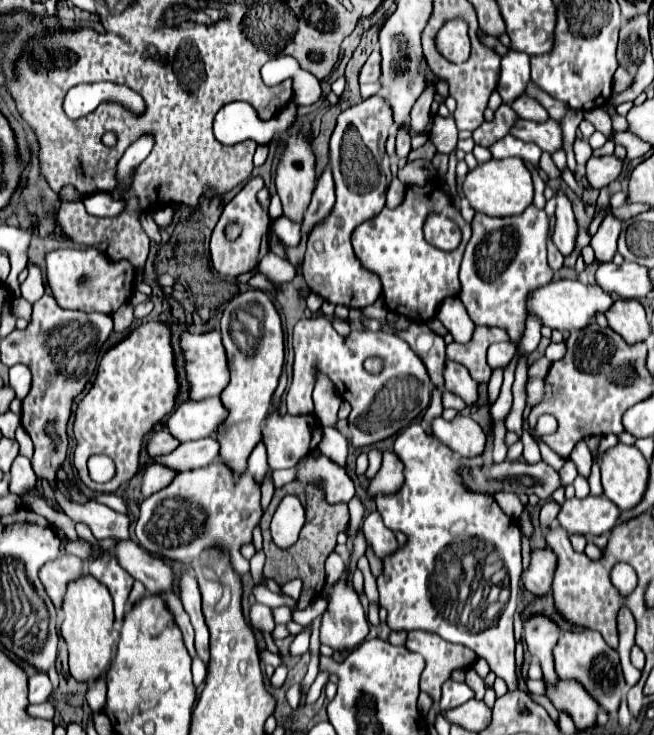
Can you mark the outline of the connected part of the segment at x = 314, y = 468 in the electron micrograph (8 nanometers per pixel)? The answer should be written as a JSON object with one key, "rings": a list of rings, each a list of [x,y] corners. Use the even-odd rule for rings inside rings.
{"rings":[[[307,456],[305,462],[301,464],[297,480],[305,480],[305,482],[315,480],[323,484],[329,504],[339,504],[339,502],[347,504],[355,496],[355,486],[349,474],[337,462],[325,456],[319,458]]]}

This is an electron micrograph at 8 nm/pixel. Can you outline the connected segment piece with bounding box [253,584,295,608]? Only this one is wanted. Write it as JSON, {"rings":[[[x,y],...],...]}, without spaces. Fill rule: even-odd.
{"rings":[[[259,584],[259,586],[253,586],[253,596],[255,596],[255,600],[257,602],[261,602],[261,604],[265,604],[265,606],[269,606],[269,608],[275,608],[275,606],[295,606],[295,600],[291,600],[289,596],[281,596],[281,594],[273,594],[267,586],[263,586],[263,584]]]}

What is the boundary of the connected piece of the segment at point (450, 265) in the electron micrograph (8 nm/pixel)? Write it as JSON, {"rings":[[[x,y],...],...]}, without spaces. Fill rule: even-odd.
{"rings":[[[429,180],[425,186],[411,184],[397,208],[383,208],[375,218],[359,224],[353,232],[353,248],[363,268],[379,276],[387,308],[399,316],[409,318],[411,322],[427,322],[437,314],[437,308],[445,298],[459,296],[459,266],[469,238],[471,224],[465,222],[459,208],[453,206],[451,196],[443,190],[441,180]],[[431,210],[441,212],[459,224],[463,240],[455,252],[443,252],[425,242],[423,222]]]}

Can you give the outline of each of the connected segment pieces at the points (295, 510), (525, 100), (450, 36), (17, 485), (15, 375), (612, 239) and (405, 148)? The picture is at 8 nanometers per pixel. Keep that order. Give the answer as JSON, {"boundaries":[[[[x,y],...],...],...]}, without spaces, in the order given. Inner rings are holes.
{"boundaries":[[[[285,496],[281,500],[273,526],[279,548],[291,548],[299,540],[299,532],[305,526],[305,508],[297,496]]],[[[523,94],[519,96],[519,100],[511,102],[511,108],[525,120],[533,120],[533,122],[545,122],[549,120],[549,112],[531,96]]],[[[463,20],[447,22],[437,34],[437,48],[447,60],[453,60],[453,62],[467,60],[467,54],[469,54],[467,24],[463,24]]],[[[17,456],[11,464],[11,472],[9,472],[9,492],[23,496],[25,492],[29,492],[37,482],[37,476],[31,468],[31,462],[25,456]]],[[[11,368],[9,370],[9,384],[15,390],[19,400],[23,400],[29,394],[31,382],[33,382],[33,378],[31,378],[31,370],[29,368]]],[[[607,212],[607,216],[603,218],[597,234],[591,238],[595,258],[599,258],[601,262],[609,262],[613,258],[613,254],[617,252],[619,232],[621,232],[621,220],[615,214]]],[[[397,132],[397,148],[395,148],[395,158],[397,158],[397,160],[407,158],[409,150],[411,150],[411,134],[407,134],[407,132]]]]}

